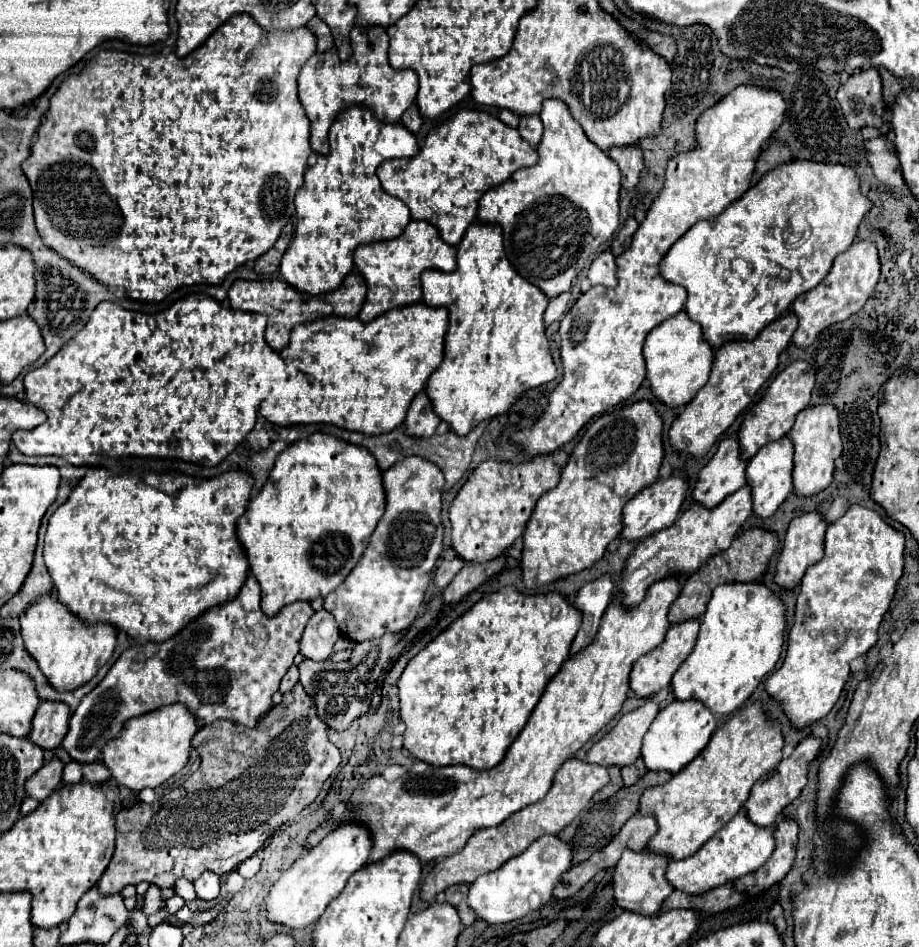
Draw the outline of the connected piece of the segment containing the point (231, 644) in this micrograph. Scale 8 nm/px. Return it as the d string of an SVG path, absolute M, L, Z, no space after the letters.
M250 575L234 599L206 609L172 639L162 643L148 641L146 645L134 645L126 649L106 673L106 677L98 683L98 687L94 687L80 701L70 719L70 731L64 737L62 747L70 753L74 761L98 761L104 743L114 739L128 719L170 703L184 703L202 723L230 719L234 723L254 727L258 719L272 709L272 695L278 691L282 677L292 665L298 653L298 641L312 615L314 609L308 601L292 603L274 617L264 615L260 609L258 581L254 575Z

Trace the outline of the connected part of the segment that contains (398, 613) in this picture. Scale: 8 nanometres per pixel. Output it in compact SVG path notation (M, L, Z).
M406 457L402 463L392 465L384 471L384 489L386 489L386 513L380 519L376 531L370 537L370 545L364 551L360 563L352 569L352 573L342 581L342 585L324 597L324 609L330 611L340 631L352 641L368 641L372 637L382 637L386 633L400 633L412 625L418 617L420 605L424 601L426 589L432 581L432 571L436 559L444 549L444 527L440 521L442 511L442 487L444 475L432 461L424 461L424 457Z

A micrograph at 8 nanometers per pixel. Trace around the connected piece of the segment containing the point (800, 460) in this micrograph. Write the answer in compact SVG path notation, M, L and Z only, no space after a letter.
M834 405L806 407L796 415L796 423L790 431L794 443L794 491L802 497L820 493L832 483L834 461L842 455L840 413Z

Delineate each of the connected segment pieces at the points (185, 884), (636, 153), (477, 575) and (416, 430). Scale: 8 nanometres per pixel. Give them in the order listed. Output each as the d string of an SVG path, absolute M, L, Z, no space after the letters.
M180 879L180 881L176 883L174 891L176 891L176 895L180 895L184 901L196 901L196 899L198 899L198 895L196 895L196 891L194 891L194 885L192 885L188 879Z
M638 145L616 147L616 149L608 149L608 155L620 167L622 187L626 187L626 189L636 187L638 177L640 177L640 171L642 171L642 149Z
M496 557L496 561L486 561L484 565L472 565L470 561L466 561L462 571L444 589L444 601L456 603L456 601L464 599L470 591L480 587L488 577L500 573L504 563L506 563L506 557Z
M420 391L410 409L408 409L408 415L406 415L406 433L408 435L414 435L414 437L430 437L434 435L436 427L440 425L440 417L436 417L434 409L432 409L432 403L428 401L428 395L426 391Z

